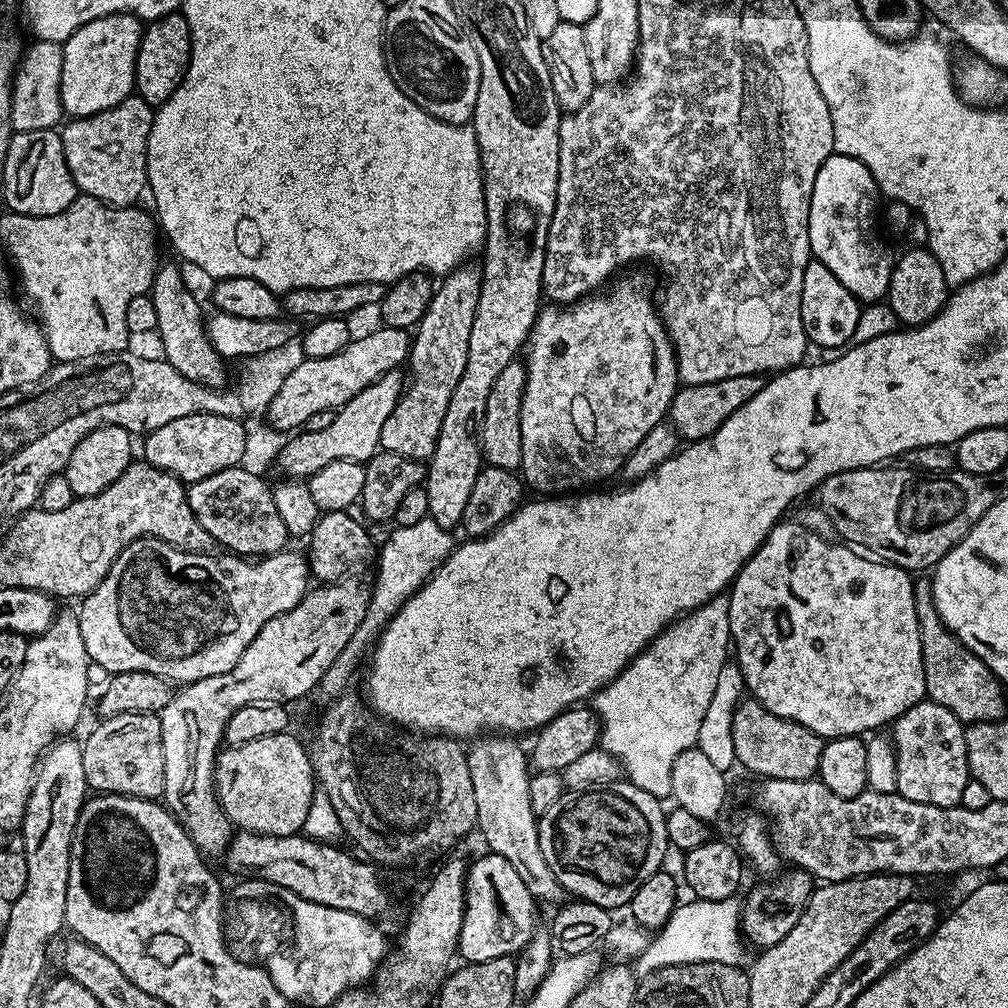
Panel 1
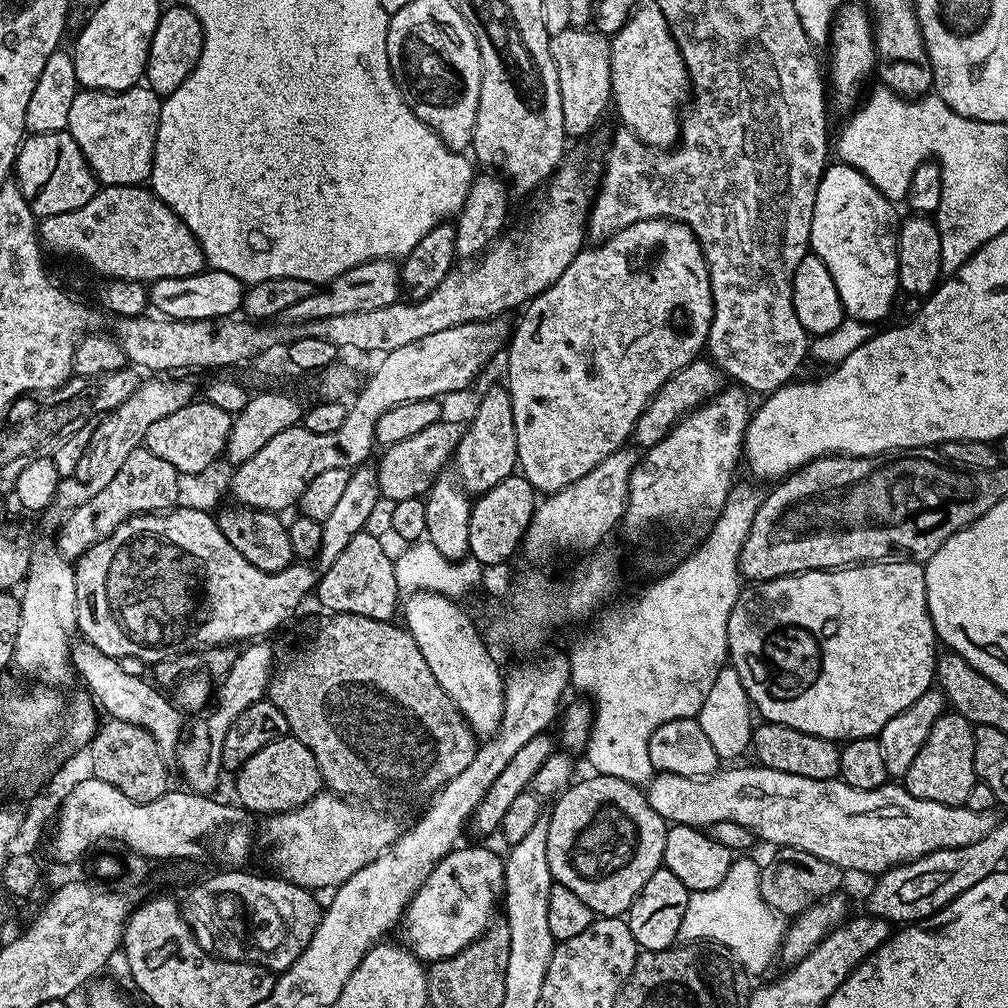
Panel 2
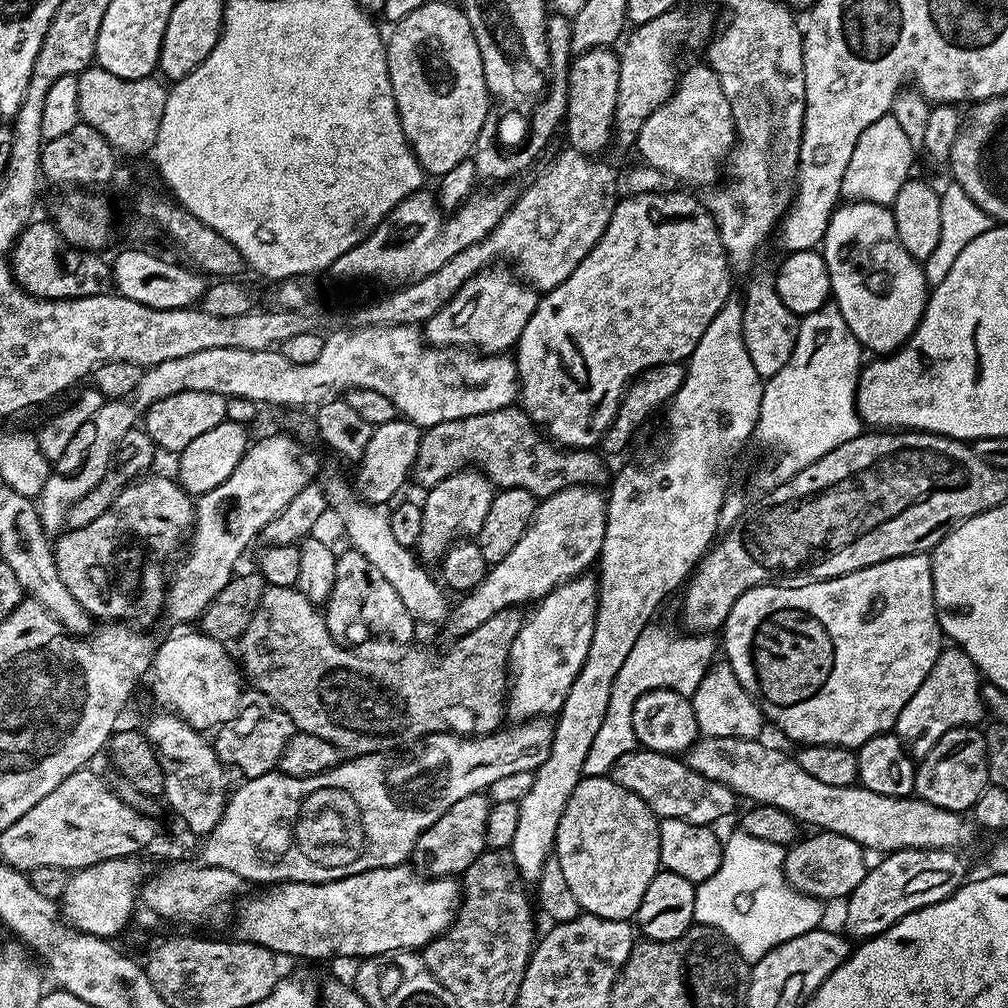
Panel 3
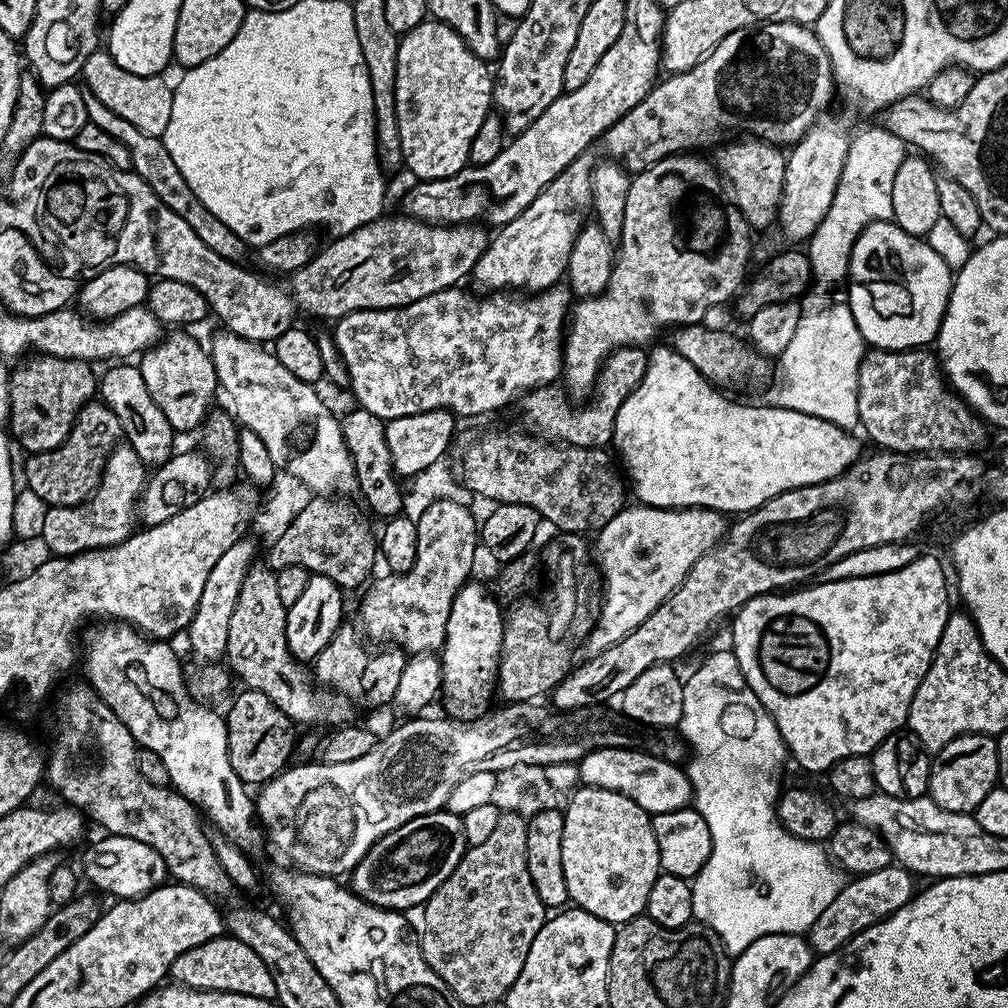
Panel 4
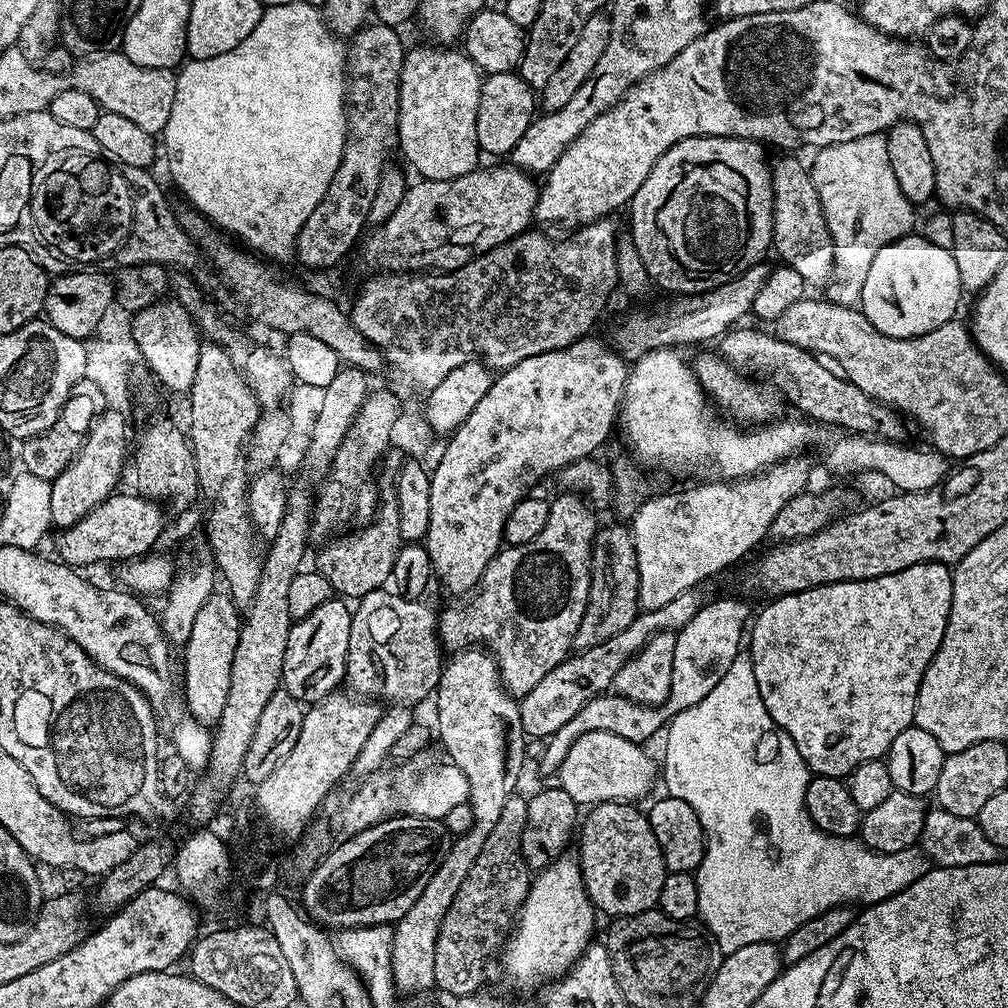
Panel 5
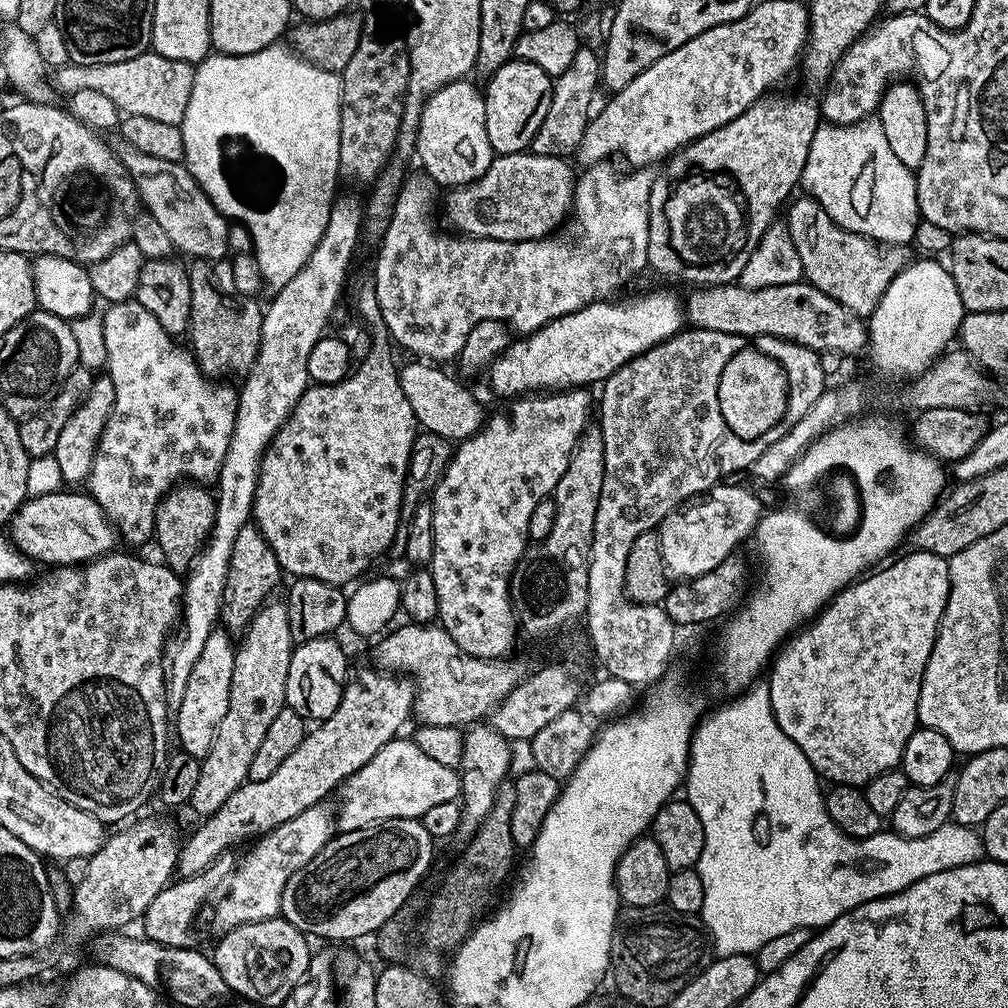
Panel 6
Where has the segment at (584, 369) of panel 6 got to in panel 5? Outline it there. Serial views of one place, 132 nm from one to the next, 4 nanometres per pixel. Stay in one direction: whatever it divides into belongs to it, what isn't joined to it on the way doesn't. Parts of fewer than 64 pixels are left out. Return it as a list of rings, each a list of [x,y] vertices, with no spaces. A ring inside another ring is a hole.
[[[761,262],[747,268],[738,278],[726,282],[720,288],[712,288],[709,292],[693,292],[681,295],[669,308],[661,312],[652,312],[649,316],[643,316],[636,312],[628,316],[620,324],[616,332],[614,347],[625,361],[635,362],[640,356],[646,354],[652,348],[673,348],[680,344],[704,344],[707,340],[719,341],[726,332],[732,331],[741,323],[745,315],[751,313],[754,300],[758,298],[758,290],[762,290],[764,283],[768,281],[769,265]]]

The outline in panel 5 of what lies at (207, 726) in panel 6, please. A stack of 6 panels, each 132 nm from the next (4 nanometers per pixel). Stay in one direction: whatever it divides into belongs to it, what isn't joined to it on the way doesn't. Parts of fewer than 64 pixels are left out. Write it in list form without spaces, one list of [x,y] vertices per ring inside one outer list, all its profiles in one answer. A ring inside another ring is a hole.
[[[217,590],[210,598],[206,598],[202,610],[198,610],[198,618],[194,618],[194,626],[190,629],[190,638],[182,646],[184,652],[184,700],[188,703],[187,715],[193,716],[205,726],[215,725],[222,717],[225,709],[226,696],[230,689],[231,662],[234,660],[234,652],[238,647],[240,625],[242,621],[241,609],[227,591]]]

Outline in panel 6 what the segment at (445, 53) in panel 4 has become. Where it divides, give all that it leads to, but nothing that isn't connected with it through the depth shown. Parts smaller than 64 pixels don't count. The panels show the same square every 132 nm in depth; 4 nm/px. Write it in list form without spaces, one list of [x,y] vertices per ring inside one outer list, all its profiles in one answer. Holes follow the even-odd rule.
[[[471,79],[455,80],[442,86],[428,99],[420,115],[416,135],[415,155],[420,156],[423,171],[437,186],[451,190],[469,184],[492,165],[494,153],[490,138],[486,138],[486,106],[481,89],[471,84]]]

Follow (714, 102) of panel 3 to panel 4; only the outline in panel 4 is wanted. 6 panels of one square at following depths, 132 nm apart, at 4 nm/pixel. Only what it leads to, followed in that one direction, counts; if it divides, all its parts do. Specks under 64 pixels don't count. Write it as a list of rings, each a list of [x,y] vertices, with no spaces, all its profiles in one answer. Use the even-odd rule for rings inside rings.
[[[755,138],[732,140],[714,159],[714,167],[726,181],[731,203],[746,218],[753,230],[773,227],[774,217],[780,211],[780,189],[786,178],[786,156],[777,145]]]

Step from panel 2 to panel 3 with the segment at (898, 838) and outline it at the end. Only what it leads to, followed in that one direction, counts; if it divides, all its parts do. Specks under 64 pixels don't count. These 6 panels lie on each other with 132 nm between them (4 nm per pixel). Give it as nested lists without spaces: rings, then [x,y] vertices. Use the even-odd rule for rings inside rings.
[[[637,750],[628,752],[613,766],[610,773],[612,780],[618,782],[618,786],[626,786],[642,802],[651,806],[657,817],[678,818],[689,820],[692,824],[715,825],[715,820],[728,816],[736,808],[738,797],[726,786],[718,782],[710,782],[702,778],[683,759],[667,752],[650,752]]]

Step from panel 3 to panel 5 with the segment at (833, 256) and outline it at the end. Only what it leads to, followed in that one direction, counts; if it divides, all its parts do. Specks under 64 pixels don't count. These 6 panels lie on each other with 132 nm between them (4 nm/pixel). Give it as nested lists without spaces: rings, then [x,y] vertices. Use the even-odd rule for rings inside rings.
[[[909,234],[882,246],[862,283],[859,309],[882,334],[894,338],[921,336],[957,315],[962,289],[952,249],[934,246],[920,234]]]

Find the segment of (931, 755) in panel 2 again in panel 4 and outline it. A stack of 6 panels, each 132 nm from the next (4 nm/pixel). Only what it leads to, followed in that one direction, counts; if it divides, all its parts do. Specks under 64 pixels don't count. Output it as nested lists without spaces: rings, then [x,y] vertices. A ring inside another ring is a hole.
[[[967,732],[946,742],[946,746],[931,757],[931,761],[927,795],[935,804],[942,806],[942,810],[975,813],[978,802],[982,802],[982,798],[997,787],[1000,778],[996,741],[981,732]]]

